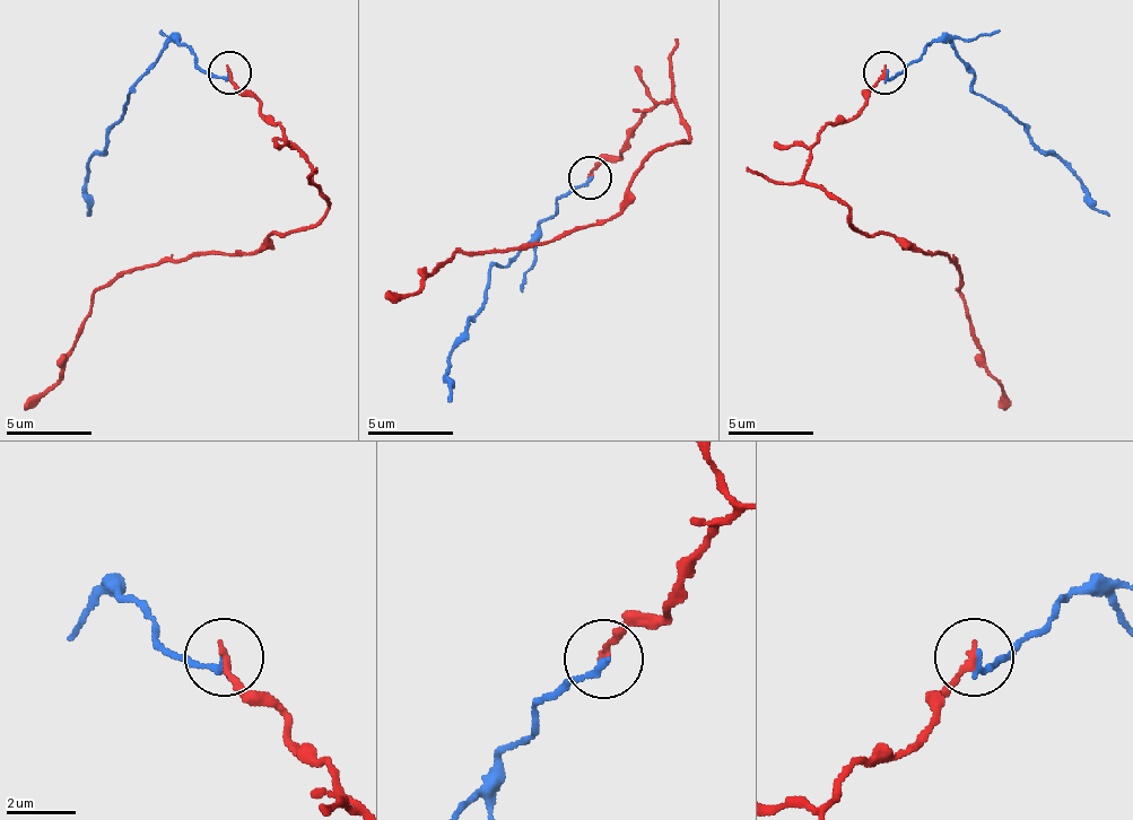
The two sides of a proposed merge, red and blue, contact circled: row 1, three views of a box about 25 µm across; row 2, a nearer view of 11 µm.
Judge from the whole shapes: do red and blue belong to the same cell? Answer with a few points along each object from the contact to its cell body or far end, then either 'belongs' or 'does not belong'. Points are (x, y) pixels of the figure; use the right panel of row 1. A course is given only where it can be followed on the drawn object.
course red (883, 73), (854, 116), (820, 133), (803, 172), (854, 227), (960, 270), (1008, 410); course blue (883, 73), (892, 78), (943, 40), (965, 61), (977, 95), (1008, 112), (1063, 164), (1109, 215); does not belong

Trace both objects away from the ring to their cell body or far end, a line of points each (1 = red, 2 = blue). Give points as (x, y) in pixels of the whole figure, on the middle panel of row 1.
1: (589, 176), (674, 95), (687, 142), (661, 146), (615, 215), (453, 258), (384, 299)
2: (589, 176), (572, 184), (538, 236), (516, 258), (491, 270), (487, 299), (449, 355), (453, 402)

